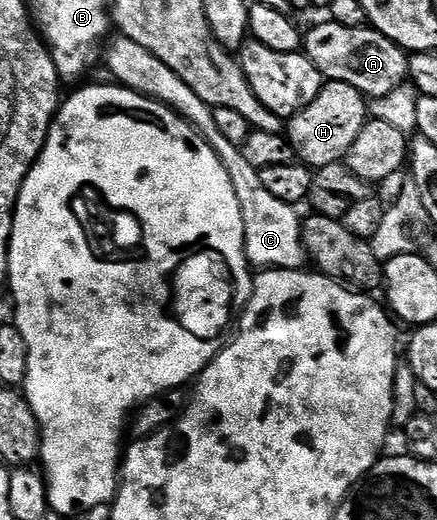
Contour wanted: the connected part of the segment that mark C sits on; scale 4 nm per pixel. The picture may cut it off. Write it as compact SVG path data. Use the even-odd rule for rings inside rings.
M115 37L111 44L108 42L105 47L105 59L107 55L107 71L112 80L118 86L128 87L142 95L150 95L152 99L159 100L160 103L167 104L174 111L179 112L179 116L185 120L190 127L194 127L199 132L199 136L210 145L213 153L217 153L217 157L221 161L221 165L225 165L225 169L229 173L229 181L233 181L233 193L237 193L237 201L241 205L241 217L245 221L245 253L247 254L247 262L255 269L270 269L273 267L288 267L290 271L298 271L308 262L307 250L303 244L303 219L298 215L296 208L292 204L273 197L273 193L269 193L269 189L265 189L261 185L261 177L259 171L253 169L253 165L249 165L249 161L245 161L245 153L242 147L232 145L229 140L221 134L217 129L214 121L213 113L215 108L211 107L205 101L201 101L201 97L197 97L197 93L193 93L193 89L189 89L189 85L185 85L185 81L181 81L181 77L177 77L177 73L173 73L173 69L169 69L169 65L165 65L165 61L160 61L158 57L153 57L153 53L149 53L149 49L145 49L141 45L137 45L137 41L129 41L122 37Z

